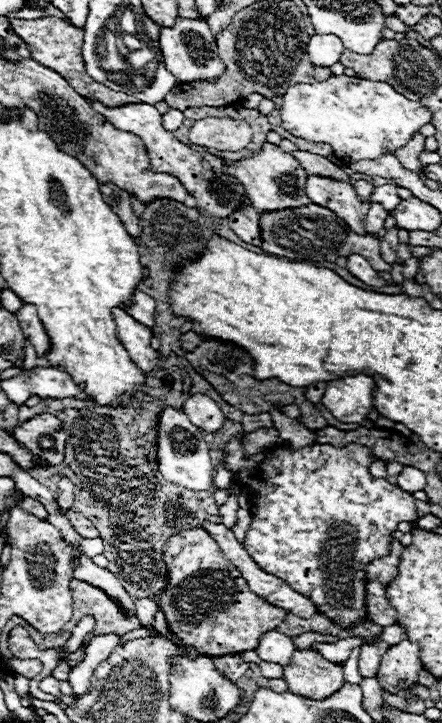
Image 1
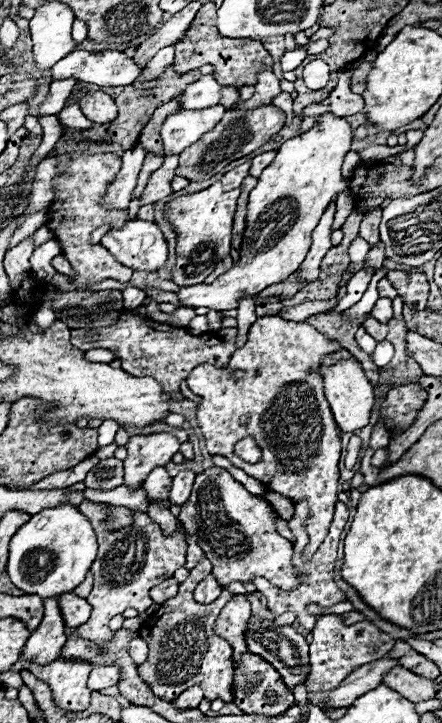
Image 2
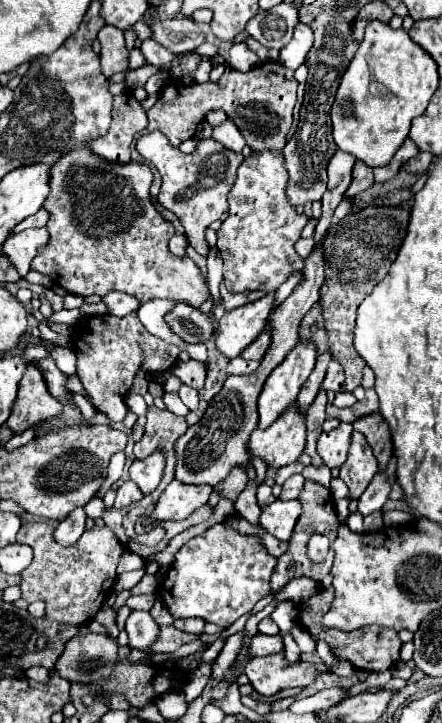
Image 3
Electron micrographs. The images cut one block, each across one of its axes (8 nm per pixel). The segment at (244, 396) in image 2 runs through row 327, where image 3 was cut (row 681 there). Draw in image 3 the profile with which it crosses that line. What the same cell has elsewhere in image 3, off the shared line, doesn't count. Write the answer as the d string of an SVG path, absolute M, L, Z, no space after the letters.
M284 652L254 658L244 668L244 674L250 678L250 684L264 696L272 696L278 690L294 688L294 686L308 686L316 678L316 666L298 662L298 664L286 664Z

